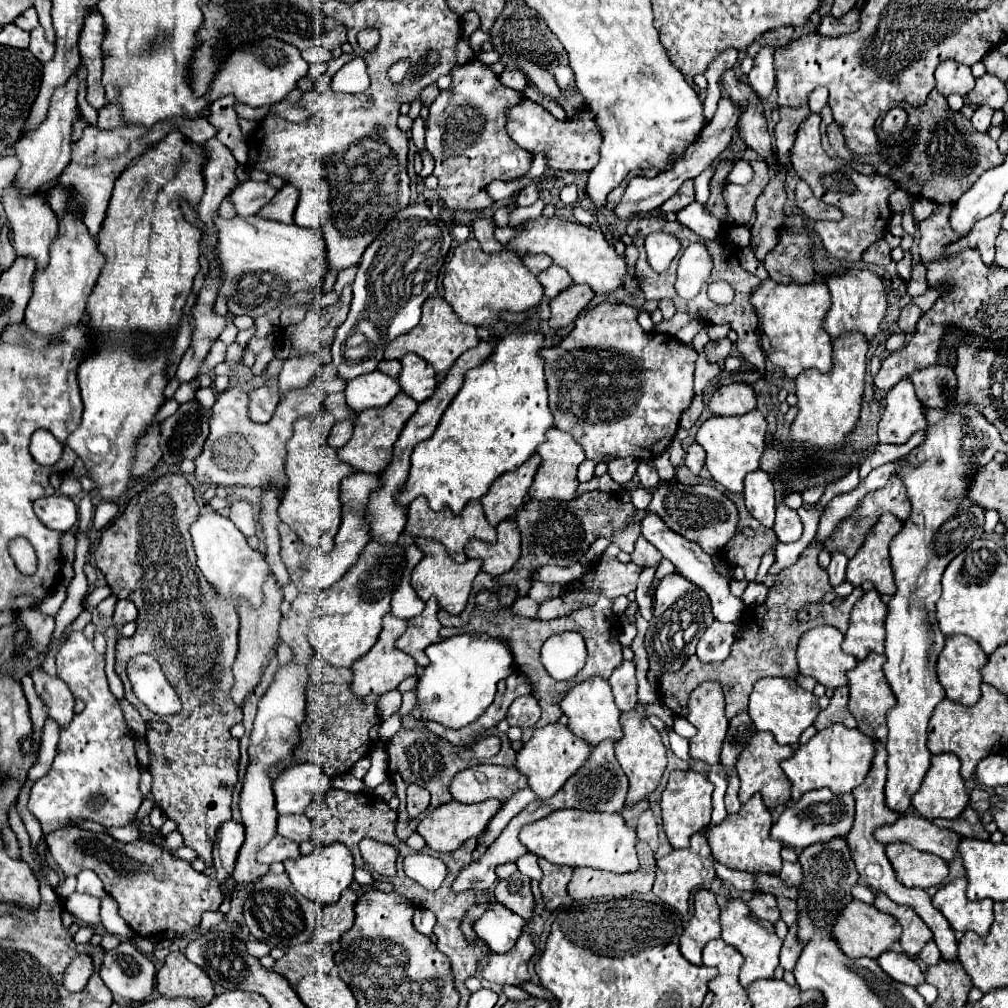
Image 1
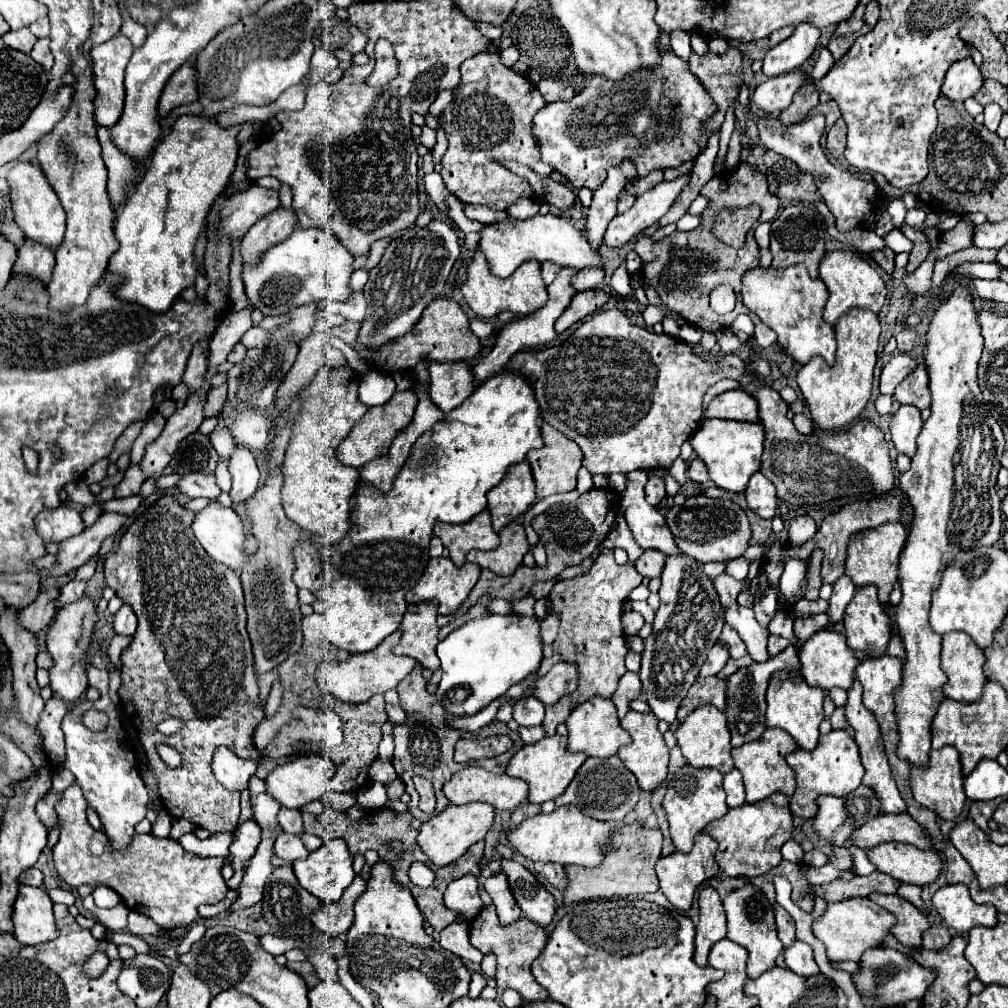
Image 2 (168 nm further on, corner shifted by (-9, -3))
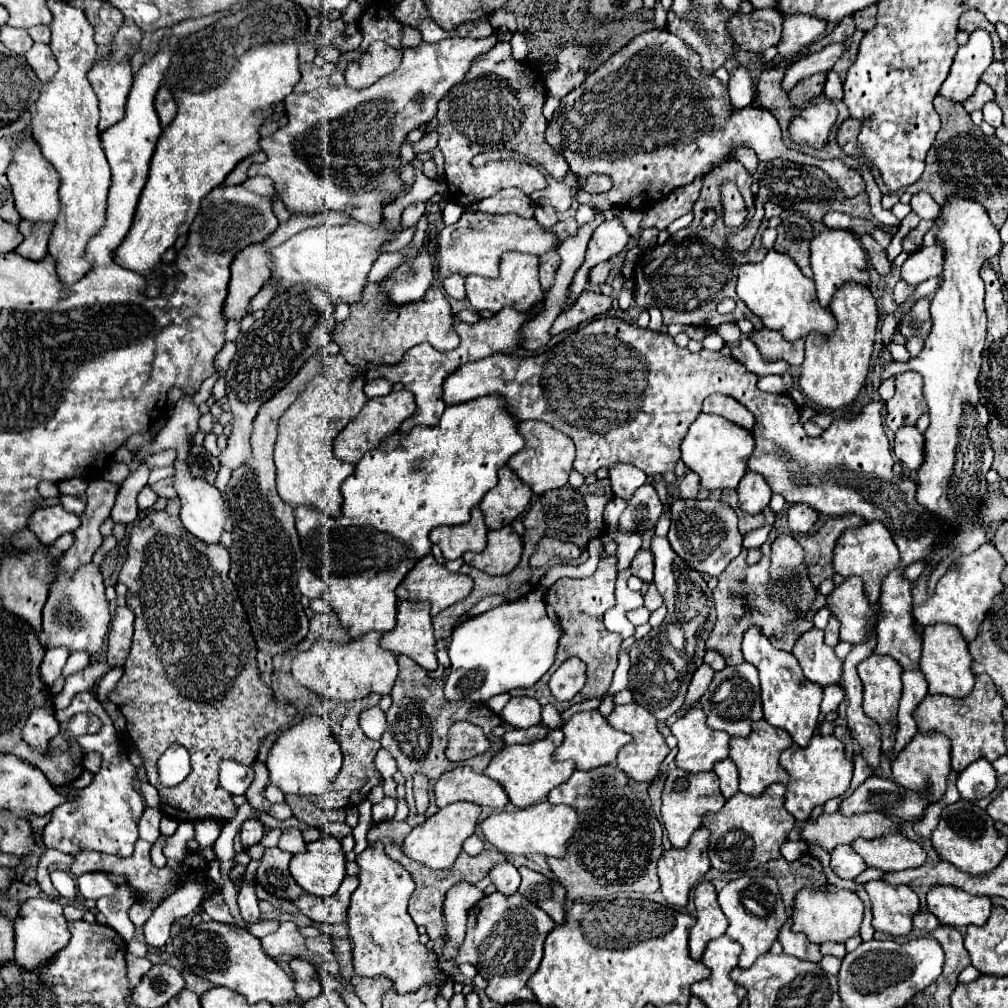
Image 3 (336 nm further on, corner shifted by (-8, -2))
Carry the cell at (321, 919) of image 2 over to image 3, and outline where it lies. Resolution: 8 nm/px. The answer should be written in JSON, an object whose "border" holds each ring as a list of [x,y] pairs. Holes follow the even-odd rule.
{"border":[[[345,877],[339,891],[333,897],[321,899],[309,893],[303,893],[303,897],[299,897],[295,901],[295,905],[299,907],[299,911],[303,915],[307,915],[309,919],[313,919],[316,923],[328,923],[337,925],[343,923],[347,919],[347,909],[349,909],[349,899],[351,893],[357,887],[357,877]]]}

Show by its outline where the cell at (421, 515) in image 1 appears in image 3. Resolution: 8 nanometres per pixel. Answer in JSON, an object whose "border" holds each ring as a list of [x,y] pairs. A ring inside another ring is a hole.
{"border":[[[479,507],[471,509],[471,521],[455,527],[435,527],[431,541],[441,547],[445,559],[459,559],[465,551],[483,551],[487,545],[487,525]]]}

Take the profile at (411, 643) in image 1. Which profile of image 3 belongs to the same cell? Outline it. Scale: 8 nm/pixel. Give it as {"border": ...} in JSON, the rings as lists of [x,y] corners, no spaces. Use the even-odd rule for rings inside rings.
{"border":[[[399,601],[397,625],[391,633],[385,633],[381,637],[381,645],[387,651],[411,657],[427,671],[435,671],[437,657],[435,657],[435,637],[431,627],[431,603]]]}

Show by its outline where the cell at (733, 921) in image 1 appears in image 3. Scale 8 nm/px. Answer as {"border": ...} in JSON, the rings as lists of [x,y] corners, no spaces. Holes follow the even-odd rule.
{"border":[[[743,875],[735,881],[729,881],[721,891],[719,891],[719,905],[729,919],[727,927],[727,937],[733,941],[739,941],[743,945],[743,953],[739,957],[739,967],[749,969],[757,957],[763,953],[769,953],[771,945],[777,941],[777,935],[787,921],[785,905],[781,901],[781,893],[777,887],[777,881],[763,875],[763,877],[749,877]]]}

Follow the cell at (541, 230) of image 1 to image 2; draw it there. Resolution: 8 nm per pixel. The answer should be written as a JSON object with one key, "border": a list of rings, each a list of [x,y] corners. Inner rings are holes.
{"border":[[[552,214],[546,216],[532,216],[526,220],[516,220],[516,218],[504,218],[500,222],[486,224],[480,230],[480,240],[478,240],[480,252],[486,256],[486,262],[492,270],[494,276],[498,278],[508,278],[524,260],[550,260],[560,266],[574,266],[574,268],[588,268],[588,266],[600,266],[604,264],[604,258],[596,252],[590,250],[584,232],[576,230],[566,218],[558,218]]]}

